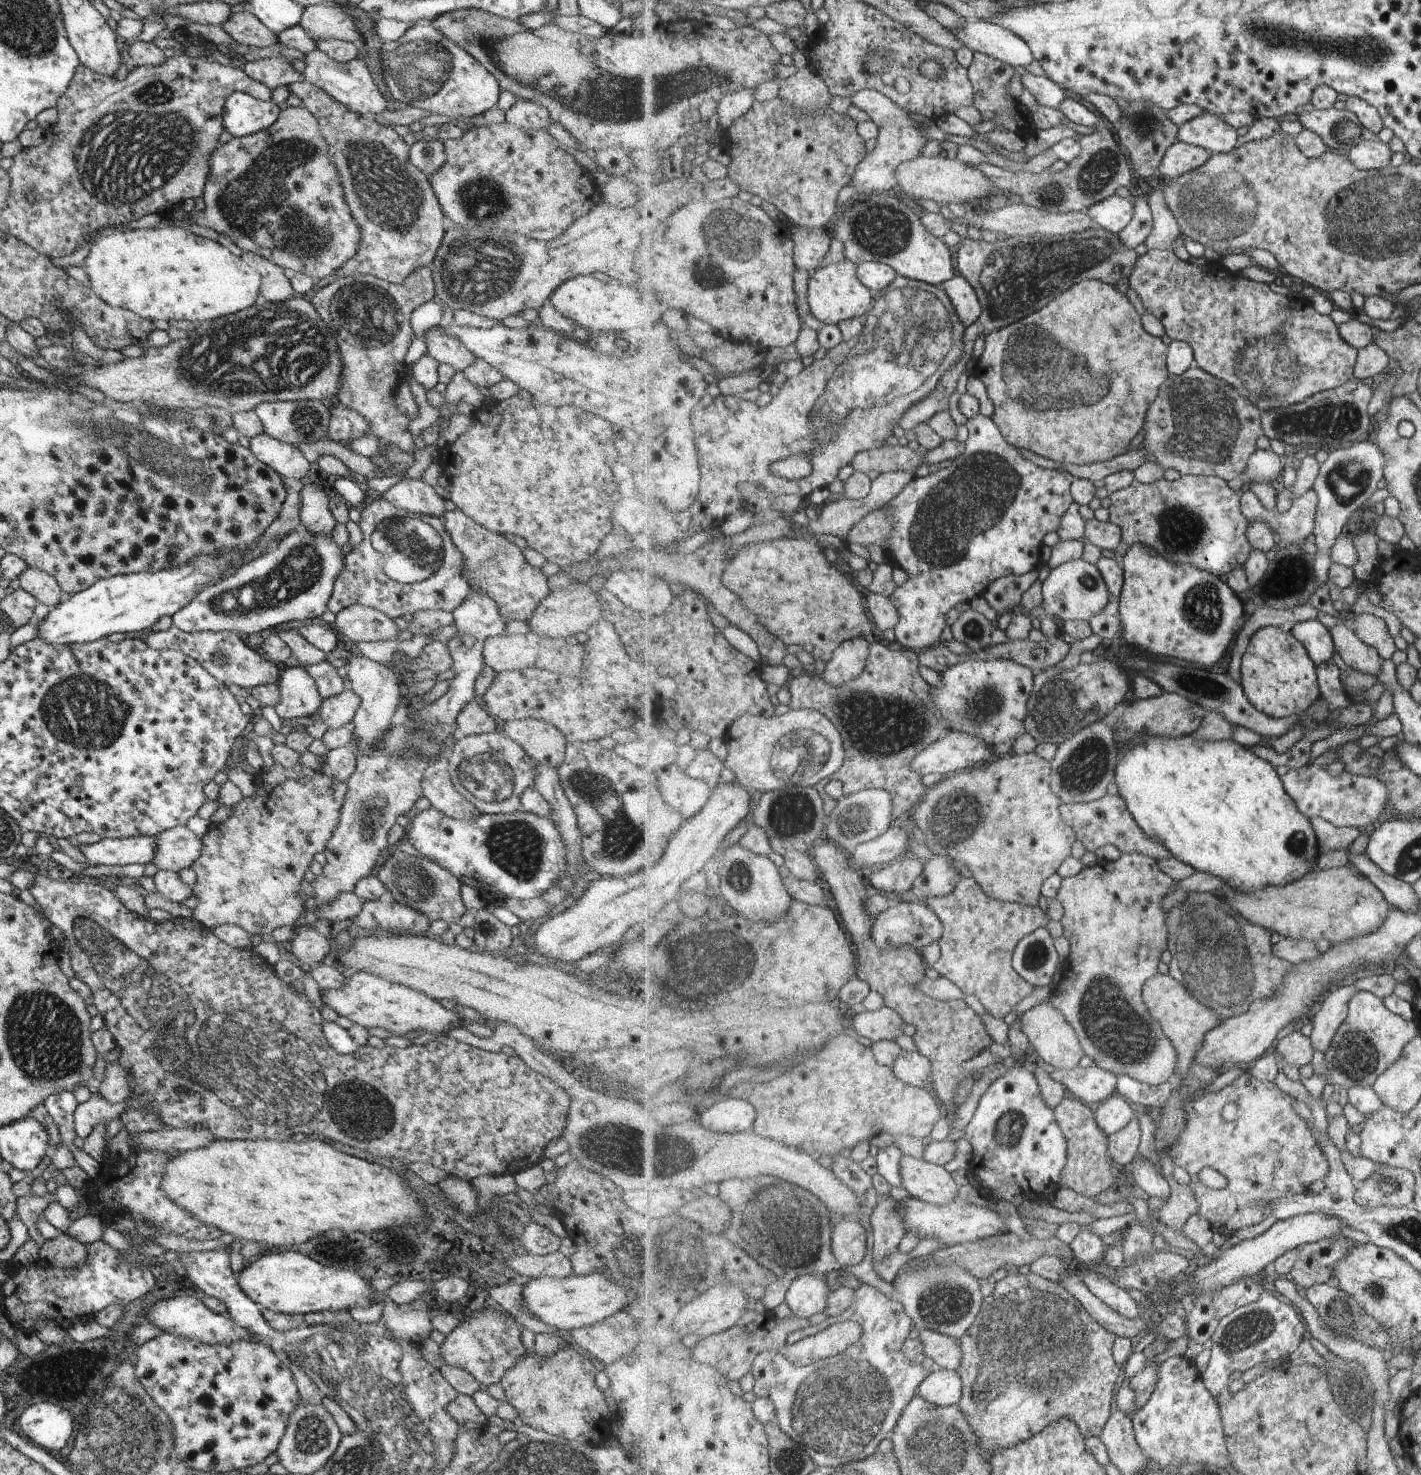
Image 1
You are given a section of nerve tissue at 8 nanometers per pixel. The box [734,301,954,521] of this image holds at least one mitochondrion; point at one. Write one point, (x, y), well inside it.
(824, 422)

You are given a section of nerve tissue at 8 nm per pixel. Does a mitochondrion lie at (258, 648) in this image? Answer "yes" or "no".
no

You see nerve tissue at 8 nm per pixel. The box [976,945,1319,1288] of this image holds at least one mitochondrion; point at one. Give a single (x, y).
(1123, 1035)

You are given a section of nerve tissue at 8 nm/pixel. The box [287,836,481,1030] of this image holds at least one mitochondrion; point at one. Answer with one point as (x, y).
(416, 882)

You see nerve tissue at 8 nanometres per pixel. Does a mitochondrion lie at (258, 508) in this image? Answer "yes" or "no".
no

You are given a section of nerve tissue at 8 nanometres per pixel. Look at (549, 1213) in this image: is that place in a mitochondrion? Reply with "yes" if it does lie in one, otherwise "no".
no

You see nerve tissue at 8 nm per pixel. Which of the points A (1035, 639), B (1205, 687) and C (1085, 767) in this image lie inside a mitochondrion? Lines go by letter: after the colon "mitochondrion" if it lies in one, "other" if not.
A: other
B: mitochondrion
C: mitochondrion

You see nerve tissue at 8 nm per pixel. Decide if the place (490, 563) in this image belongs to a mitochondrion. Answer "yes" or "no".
yes

